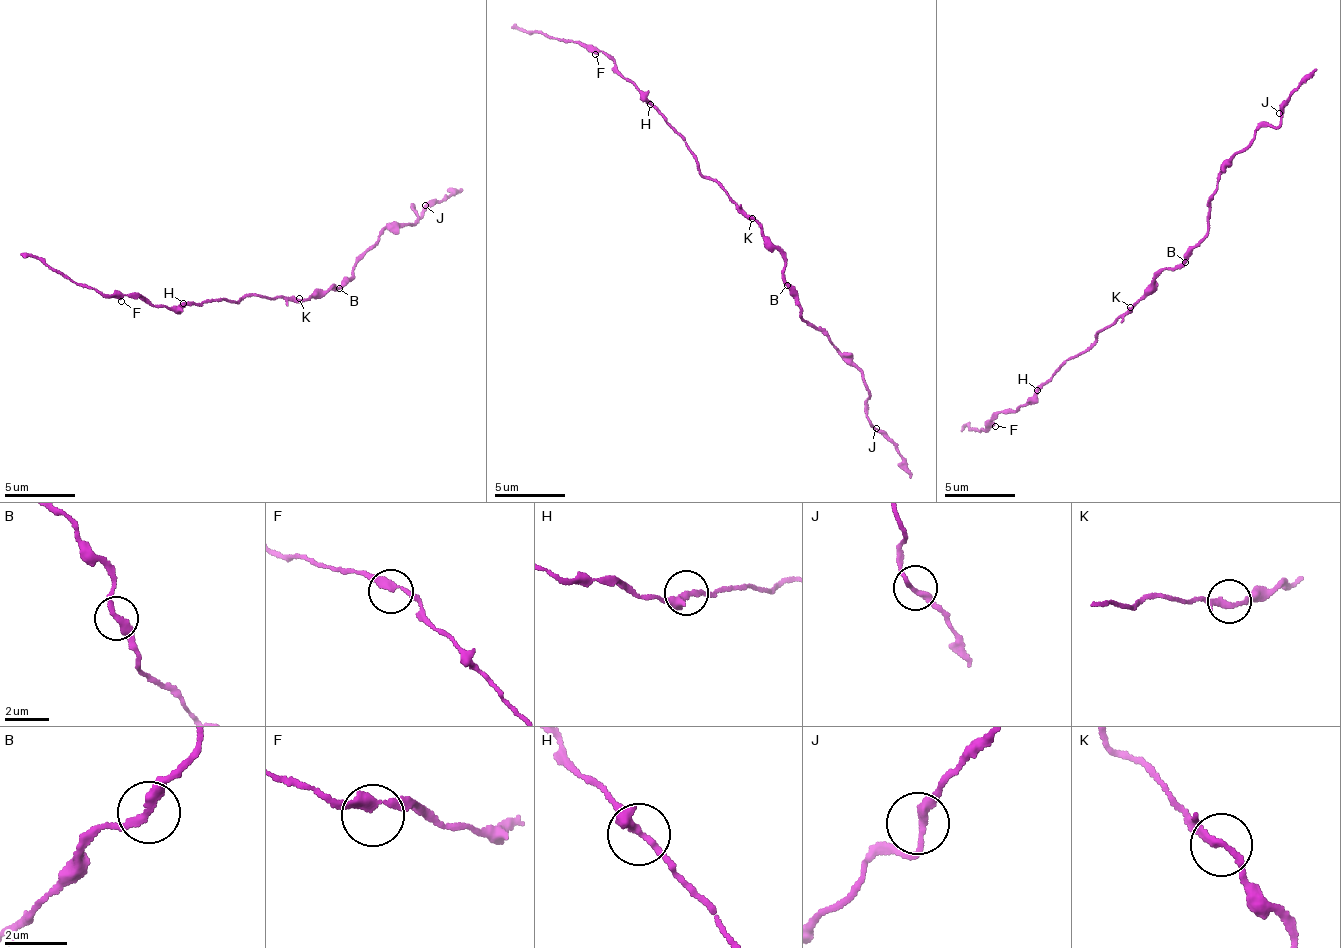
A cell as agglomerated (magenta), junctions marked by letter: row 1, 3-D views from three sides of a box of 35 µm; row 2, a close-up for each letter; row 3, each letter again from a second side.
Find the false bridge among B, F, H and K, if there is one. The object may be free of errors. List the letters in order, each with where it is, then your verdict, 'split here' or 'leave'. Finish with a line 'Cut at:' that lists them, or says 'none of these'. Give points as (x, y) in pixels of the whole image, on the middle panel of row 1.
B: at (787, 285); leave
F: at (595, 54); leave
H: at (650, 104); leave
K: at (752, 218); leave
Cut at: none of these

